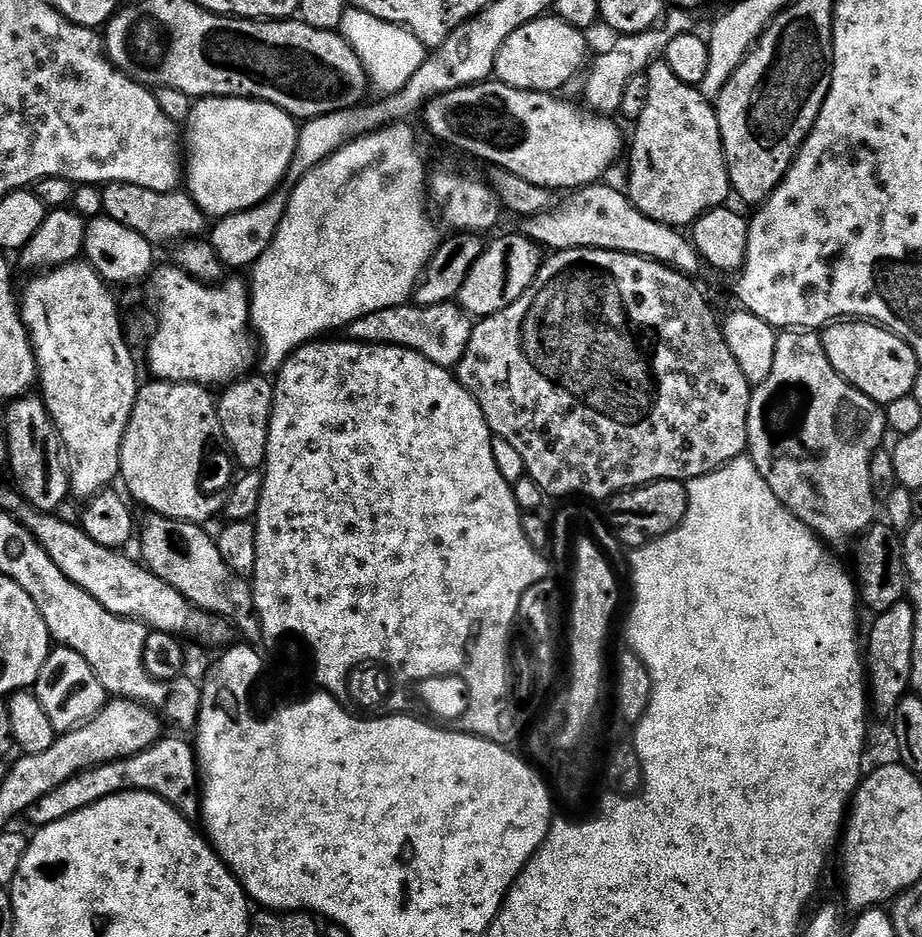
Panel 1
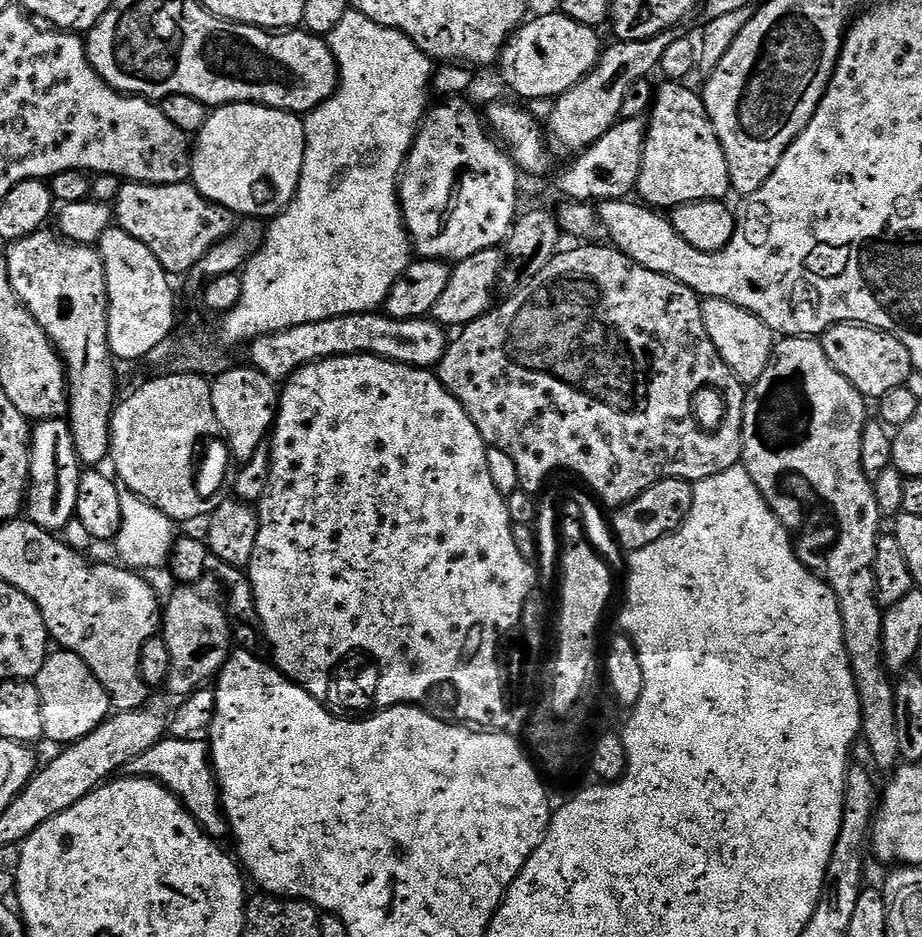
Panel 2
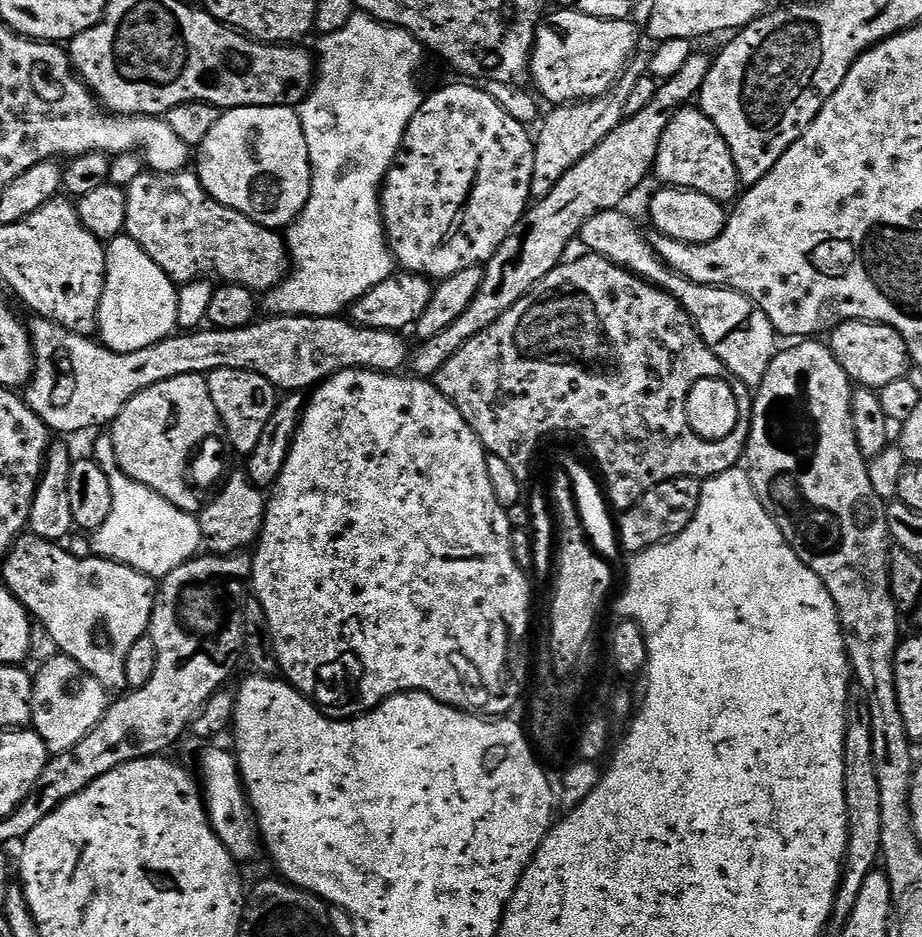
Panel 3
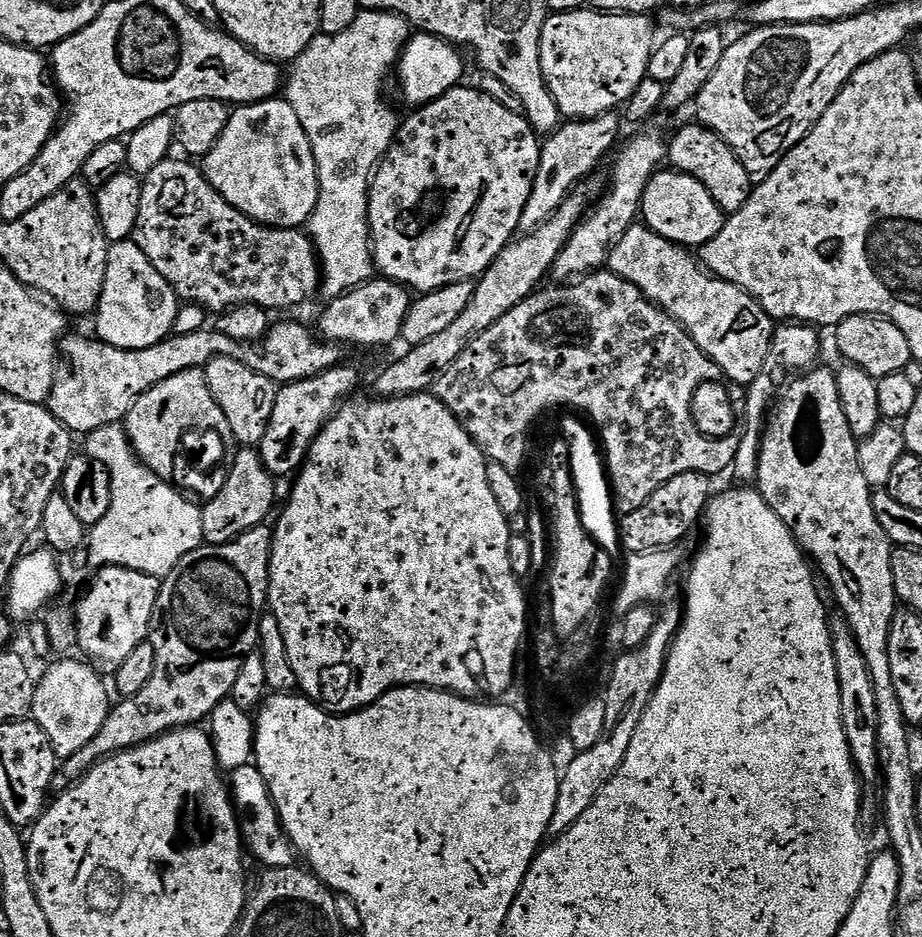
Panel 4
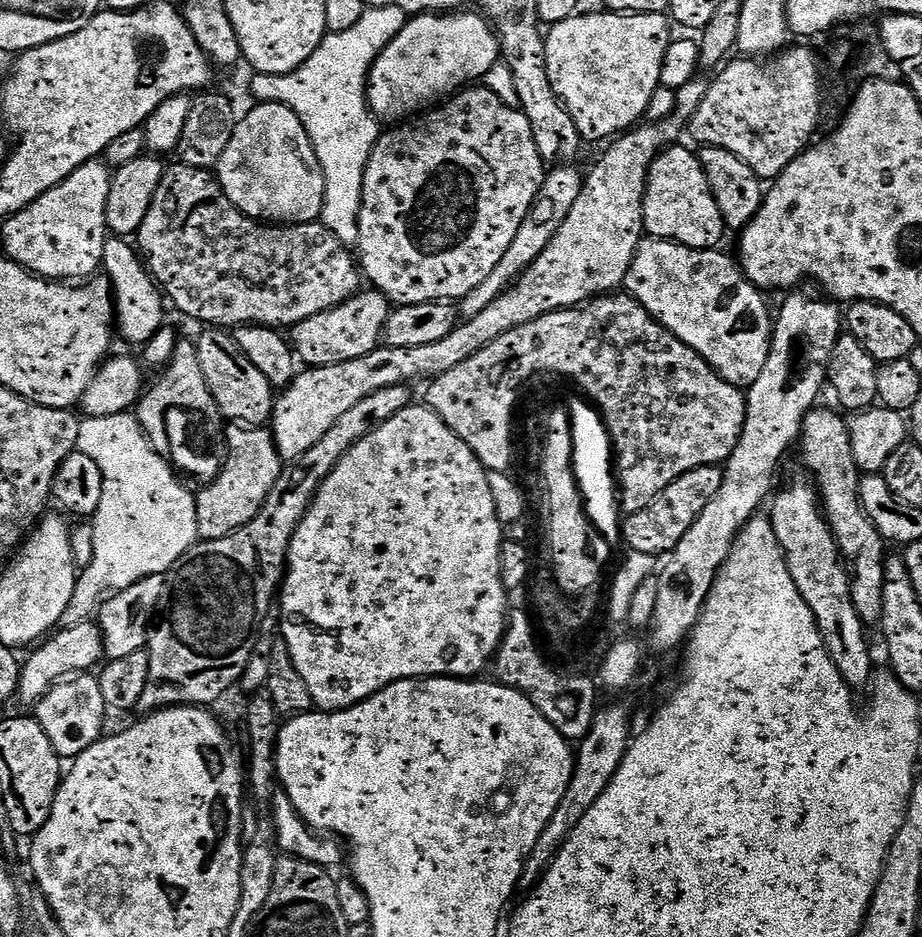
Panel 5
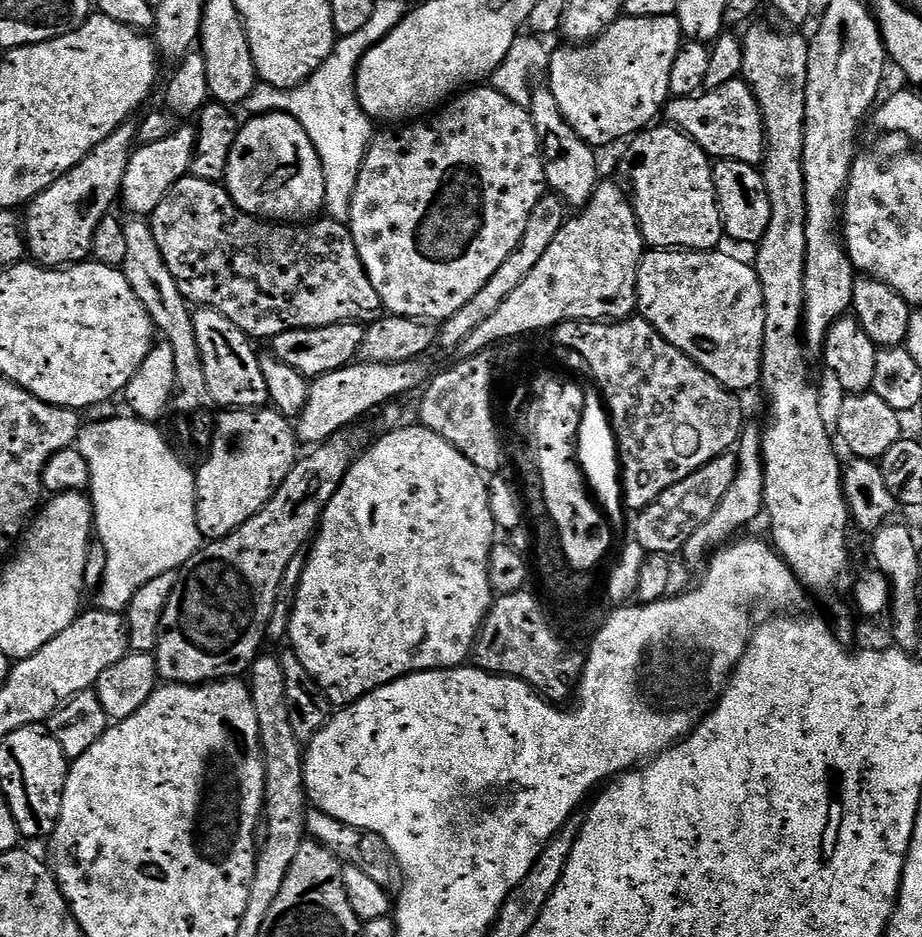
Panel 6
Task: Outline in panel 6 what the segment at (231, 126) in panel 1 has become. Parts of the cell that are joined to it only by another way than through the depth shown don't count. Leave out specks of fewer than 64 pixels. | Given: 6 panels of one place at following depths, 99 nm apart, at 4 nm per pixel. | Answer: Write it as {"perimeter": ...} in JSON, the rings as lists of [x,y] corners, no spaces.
{"perimeter":[[[269,112],[254,116],[249,124],[239,129],[236,141],[230,150],[230,162],[223,178],[232,201],[251,216],[259,216],[269,222],[308,222],[321,215],[326,198],[326,178],[318,150],[306,134],[306,130],[287,112]]]}

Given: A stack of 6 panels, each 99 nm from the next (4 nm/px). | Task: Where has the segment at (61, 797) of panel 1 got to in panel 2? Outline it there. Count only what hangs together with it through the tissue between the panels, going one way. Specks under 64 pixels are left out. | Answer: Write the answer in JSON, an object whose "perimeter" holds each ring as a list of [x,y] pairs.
{"perimeter":[[[169,735],[167,738],[158,741],[150,750],[145,750],[134,762],[130,762],[126,769],[127,775],[141,776],[147,780],[157,780],[158,783],[170,790],[184,805],[184,809],[198,822],[198,826],[211,836],[213,840],[223,841],[223,836],[229,835],[228,819],[224,816],[224,804],[220,800],[220,782],[216,779],[216,769],[212,766],[212,754],[209,745],[202,741],[183,741]]]}

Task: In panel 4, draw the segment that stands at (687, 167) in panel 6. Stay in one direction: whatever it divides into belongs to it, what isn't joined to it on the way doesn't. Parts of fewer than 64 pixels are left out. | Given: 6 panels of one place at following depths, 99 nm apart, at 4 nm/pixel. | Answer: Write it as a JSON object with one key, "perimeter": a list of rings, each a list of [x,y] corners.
{"perimeter":[[[675,170],[657,171],[644,191],[642,220],[650,230],[662,238],[681,245],[689,250],[699,249],[700,245],[710,242],[720,233],[726,216],[721,212],[710,190],[698,182],[698,178]]]}

